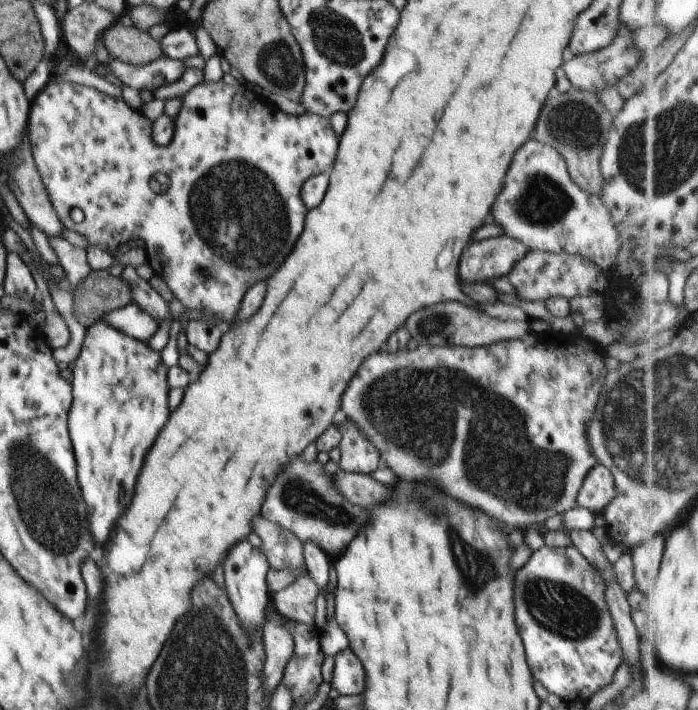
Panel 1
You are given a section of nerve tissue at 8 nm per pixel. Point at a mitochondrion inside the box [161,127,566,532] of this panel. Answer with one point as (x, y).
(237, 191)

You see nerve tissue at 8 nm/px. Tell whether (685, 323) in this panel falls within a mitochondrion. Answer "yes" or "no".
no

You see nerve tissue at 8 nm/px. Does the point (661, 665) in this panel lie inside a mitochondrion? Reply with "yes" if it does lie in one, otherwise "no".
no

